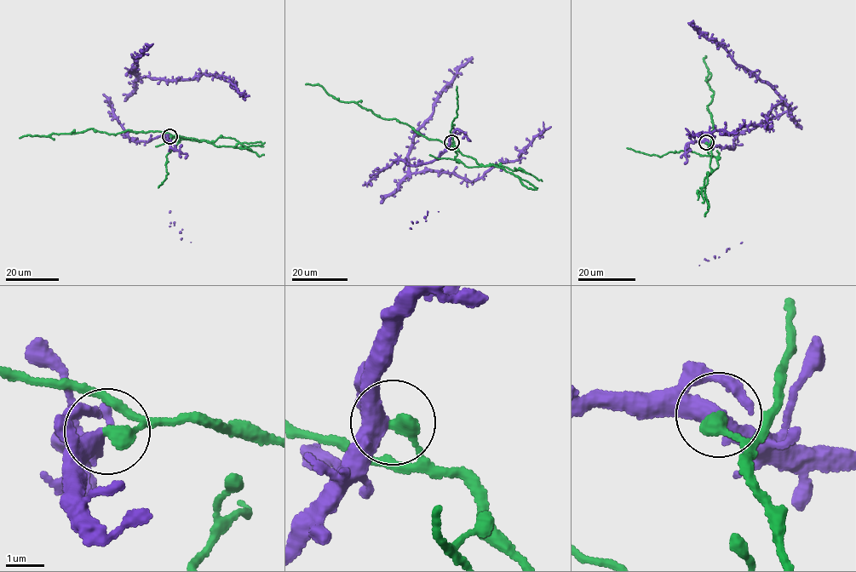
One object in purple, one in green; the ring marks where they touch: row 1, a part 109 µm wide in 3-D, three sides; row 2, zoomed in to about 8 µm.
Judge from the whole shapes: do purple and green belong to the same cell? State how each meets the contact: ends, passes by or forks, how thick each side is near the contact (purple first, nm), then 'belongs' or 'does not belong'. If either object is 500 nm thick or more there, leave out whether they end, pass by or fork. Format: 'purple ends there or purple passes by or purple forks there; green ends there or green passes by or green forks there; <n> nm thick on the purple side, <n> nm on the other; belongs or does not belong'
purple passes by; green ends there; 400 nm thick on the purple side, 400 nm on the other; does not belong

